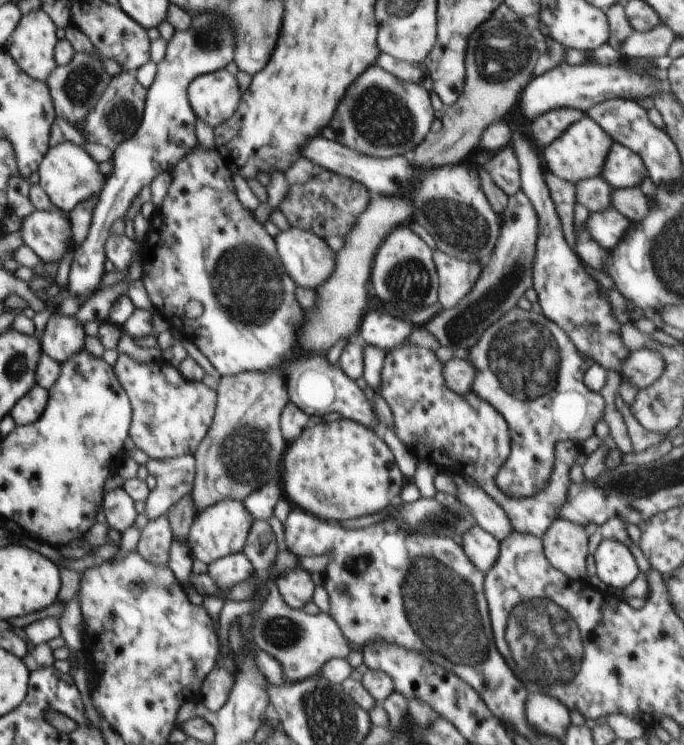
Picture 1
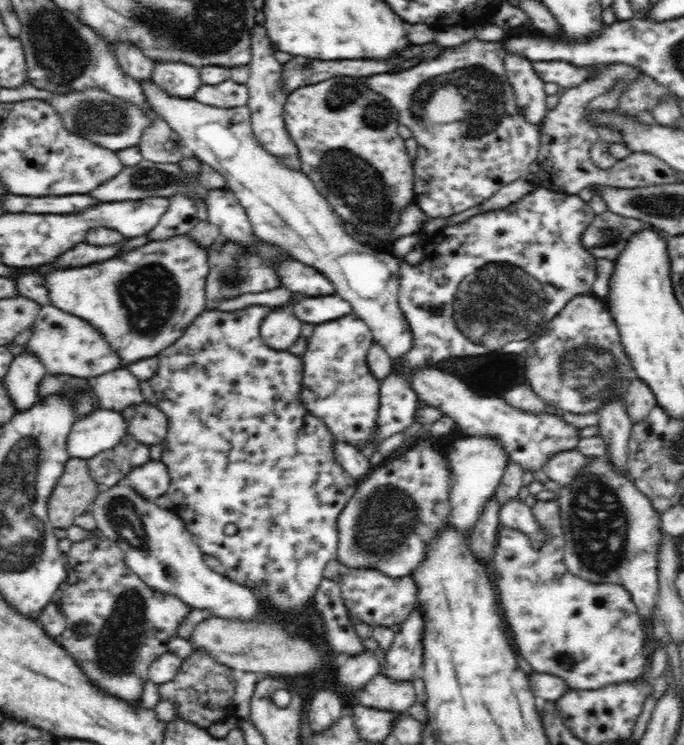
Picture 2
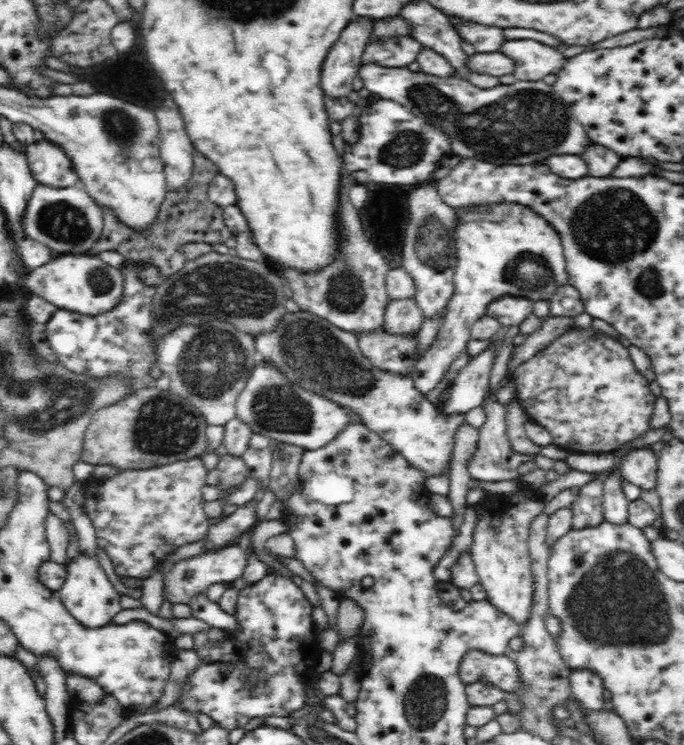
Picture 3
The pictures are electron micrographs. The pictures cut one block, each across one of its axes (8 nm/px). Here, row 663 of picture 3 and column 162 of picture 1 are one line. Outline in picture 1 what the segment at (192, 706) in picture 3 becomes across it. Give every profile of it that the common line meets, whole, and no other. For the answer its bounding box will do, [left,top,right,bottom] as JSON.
[140,144,377,430]

